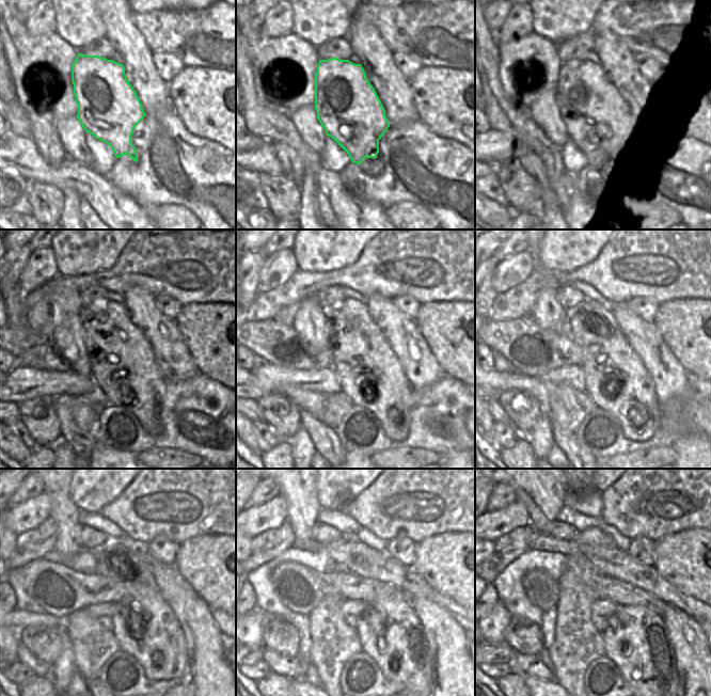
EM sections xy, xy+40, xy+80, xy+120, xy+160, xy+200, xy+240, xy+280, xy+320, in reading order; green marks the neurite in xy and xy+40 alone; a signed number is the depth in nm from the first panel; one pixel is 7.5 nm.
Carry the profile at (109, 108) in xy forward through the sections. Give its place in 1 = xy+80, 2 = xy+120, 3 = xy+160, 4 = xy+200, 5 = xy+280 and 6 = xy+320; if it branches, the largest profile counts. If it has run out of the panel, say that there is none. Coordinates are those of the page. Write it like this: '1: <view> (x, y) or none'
1: xy+80 (594, 112)
2: xy+120 (123, 363)
3: xy+160 (365, 365)
4: xy+200 (615, 378)
5: xy+280 (398, 645)
6: xy+320 (640, 646)

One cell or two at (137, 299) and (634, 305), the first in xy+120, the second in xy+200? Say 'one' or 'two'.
two

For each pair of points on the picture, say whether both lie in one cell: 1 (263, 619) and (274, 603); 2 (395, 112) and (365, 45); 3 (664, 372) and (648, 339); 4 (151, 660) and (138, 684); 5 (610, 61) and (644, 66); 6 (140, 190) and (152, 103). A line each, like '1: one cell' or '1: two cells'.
1: two cells
2: one cell
3: one cell
4: two cells
5: two cells
6: two cells

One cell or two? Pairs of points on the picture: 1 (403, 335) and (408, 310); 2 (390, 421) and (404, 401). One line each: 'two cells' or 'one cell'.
1: two cells
2: one cell

